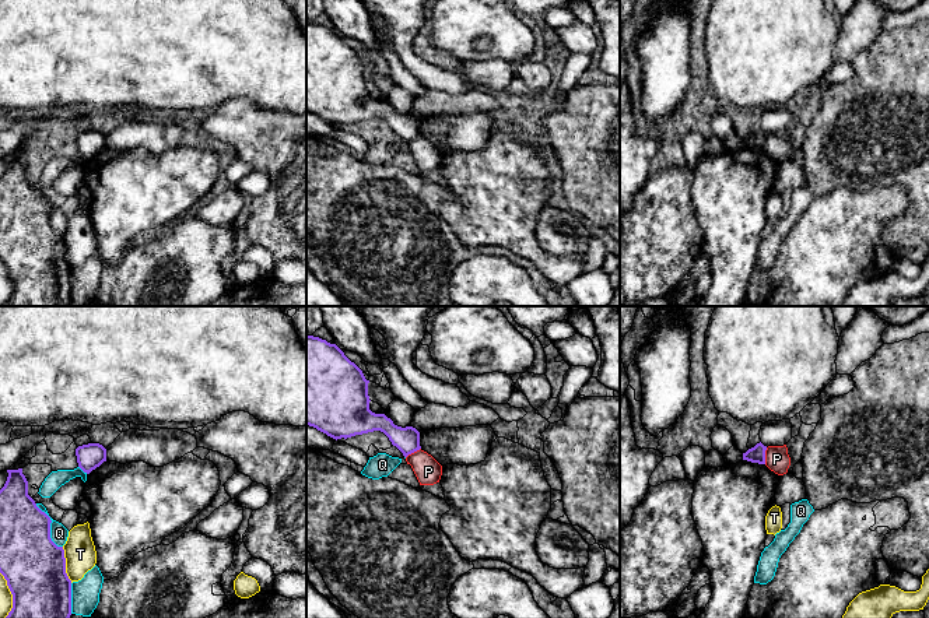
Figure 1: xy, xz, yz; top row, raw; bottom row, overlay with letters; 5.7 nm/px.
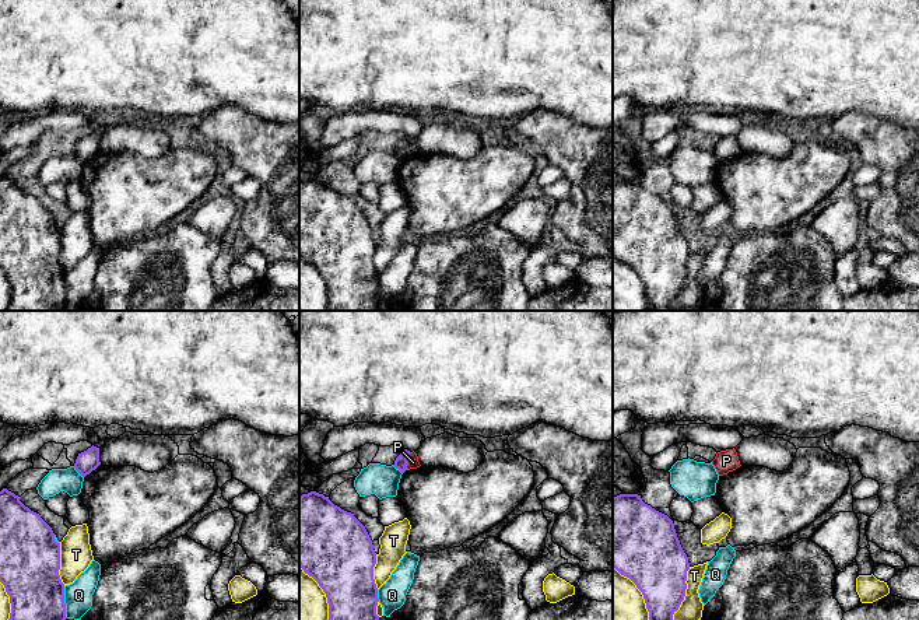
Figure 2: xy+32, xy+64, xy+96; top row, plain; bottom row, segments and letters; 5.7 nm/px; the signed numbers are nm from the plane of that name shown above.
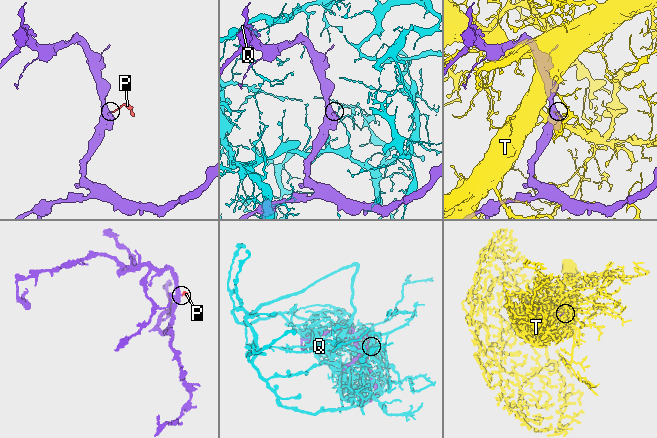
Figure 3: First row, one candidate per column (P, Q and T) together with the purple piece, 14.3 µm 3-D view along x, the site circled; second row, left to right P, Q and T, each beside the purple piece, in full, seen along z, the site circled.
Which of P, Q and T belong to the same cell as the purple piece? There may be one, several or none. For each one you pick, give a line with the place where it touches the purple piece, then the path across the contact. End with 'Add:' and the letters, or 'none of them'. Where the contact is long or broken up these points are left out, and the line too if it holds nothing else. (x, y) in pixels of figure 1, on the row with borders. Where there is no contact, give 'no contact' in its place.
Add: none of them

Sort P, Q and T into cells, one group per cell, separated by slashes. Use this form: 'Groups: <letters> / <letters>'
Groups: P / Q / T

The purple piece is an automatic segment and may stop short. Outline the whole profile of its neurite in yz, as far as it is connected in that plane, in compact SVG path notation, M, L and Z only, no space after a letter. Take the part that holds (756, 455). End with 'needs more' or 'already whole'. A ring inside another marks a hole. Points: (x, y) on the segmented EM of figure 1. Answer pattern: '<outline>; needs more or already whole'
M760 442L754 447L743 453L743 460L758 463L758 464L765 464L765 450L767 450L767 446L764 446Z; already whole

